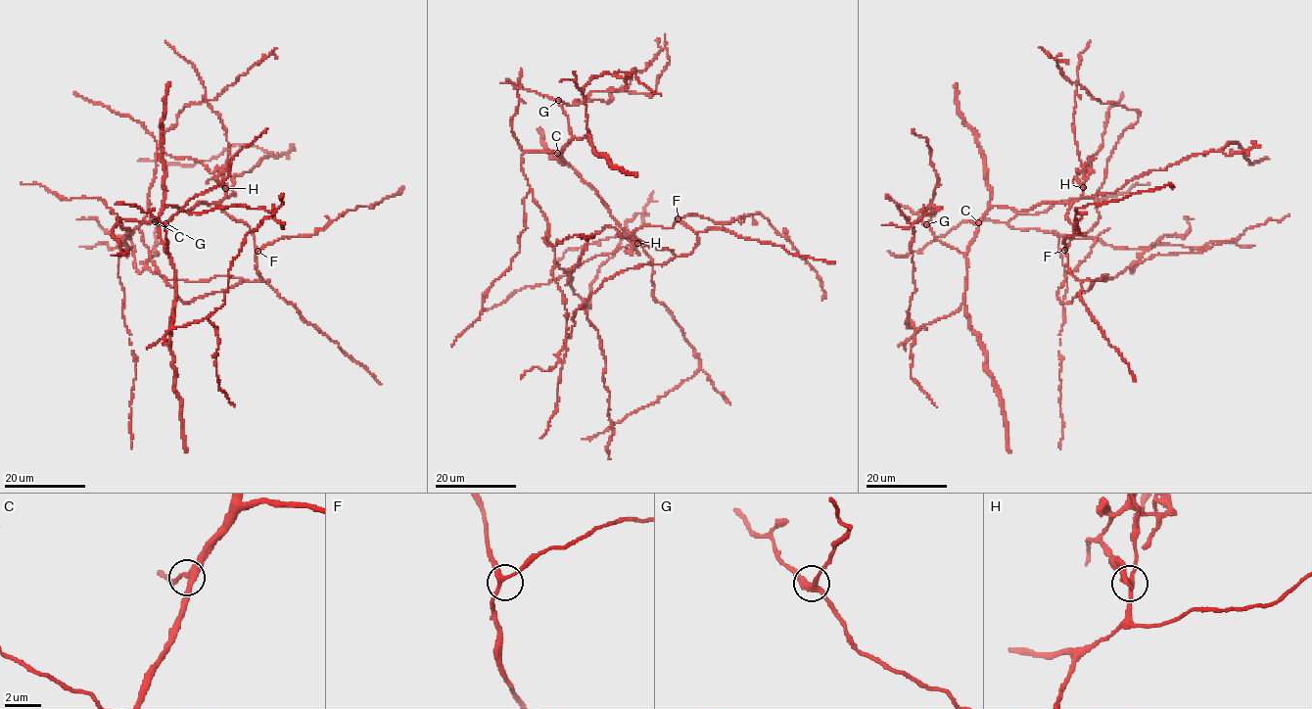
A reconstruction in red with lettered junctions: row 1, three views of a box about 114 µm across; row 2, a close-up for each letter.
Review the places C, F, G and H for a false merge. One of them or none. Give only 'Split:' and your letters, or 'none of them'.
Split: H

